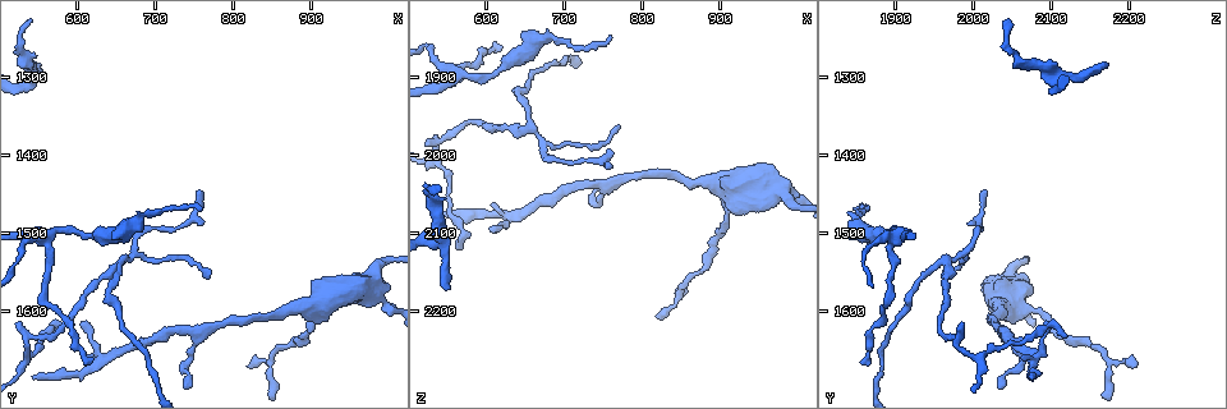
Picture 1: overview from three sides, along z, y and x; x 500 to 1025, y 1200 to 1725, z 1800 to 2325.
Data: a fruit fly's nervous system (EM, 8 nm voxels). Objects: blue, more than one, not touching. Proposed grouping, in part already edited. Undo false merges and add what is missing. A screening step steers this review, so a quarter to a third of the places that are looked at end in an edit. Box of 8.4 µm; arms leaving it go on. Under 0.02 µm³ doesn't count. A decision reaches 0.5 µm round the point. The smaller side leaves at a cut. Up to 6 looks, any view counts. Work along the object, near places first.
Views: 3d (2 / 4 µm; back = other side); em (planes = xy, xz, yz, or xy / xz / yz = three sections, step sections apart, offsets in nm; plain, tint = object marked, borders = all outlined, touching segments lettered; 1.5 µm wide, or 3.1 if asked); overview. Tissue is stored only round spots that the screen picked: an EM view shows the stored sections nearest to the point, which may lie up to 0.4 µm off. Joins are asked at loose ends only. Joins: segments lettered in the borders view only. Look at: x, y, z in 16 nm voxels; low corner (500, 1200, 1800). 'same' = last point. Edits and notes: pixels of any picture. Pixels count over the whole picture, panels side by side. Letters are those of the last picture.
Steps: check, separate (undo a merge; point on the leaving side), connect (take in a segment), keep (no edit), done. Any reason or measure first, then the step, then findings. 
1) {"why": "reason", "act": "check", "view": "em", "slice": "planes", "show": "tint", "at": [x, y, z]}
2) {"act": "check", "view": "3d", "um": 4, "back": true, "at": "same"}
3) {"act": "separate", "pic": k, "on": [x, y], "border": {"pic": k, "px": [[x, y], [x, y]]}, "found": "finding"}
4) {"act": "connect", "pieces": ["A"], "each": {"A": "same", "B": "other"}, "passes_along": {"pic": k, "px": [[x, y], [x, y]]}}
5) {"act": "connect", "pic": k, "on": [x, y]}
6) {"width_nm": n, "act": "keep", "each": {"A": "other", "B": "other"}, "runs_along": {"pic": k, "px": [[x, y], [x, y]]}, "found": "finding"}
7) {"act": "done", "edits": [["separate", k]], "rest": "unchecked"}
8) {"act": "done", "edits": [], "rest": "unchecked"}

{"why": "tapers out", "act": "check", "view": "3d", "um": 4, "back": true, "at": [825, 1670, 2210]}

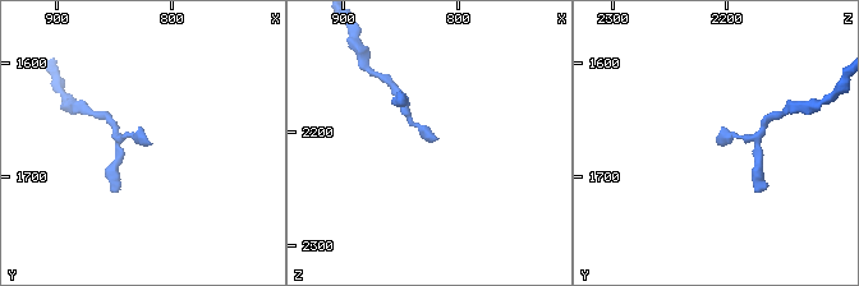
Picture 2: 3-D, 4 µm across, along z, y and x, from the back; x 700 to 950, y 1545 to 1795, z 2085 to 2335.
{"why": "need the tissue", "act": "check", "view": "em", "slice": "xz", "step": 4, "show": "borders", "at": [820, 1670, 2210]}

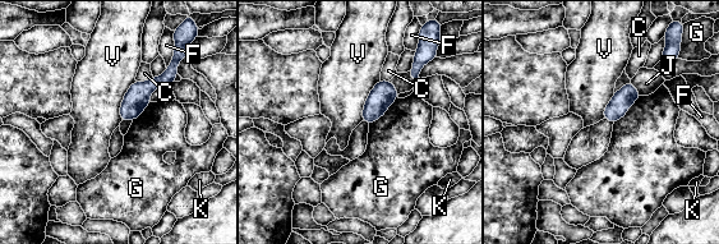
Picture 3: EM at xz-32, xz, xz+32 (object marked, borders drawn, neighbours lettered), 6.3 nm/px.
{"longest_contact_nm": ["V", 280], "act": "keep", "each": {"C": "other", "F": "other", "G": "other", "J": "other", "K": "other", "V": "other"}, "runs_along": {"pic": 3, "px": [[171, 74], [155, 82], [123, 116]]}, "found": "no lettered segment goes on from it"}

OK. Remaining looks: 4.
{"act": "check", "view": "em", "slice": "xy", "step": 8, "show": "borders", "at": [545, 1685, 2080]}

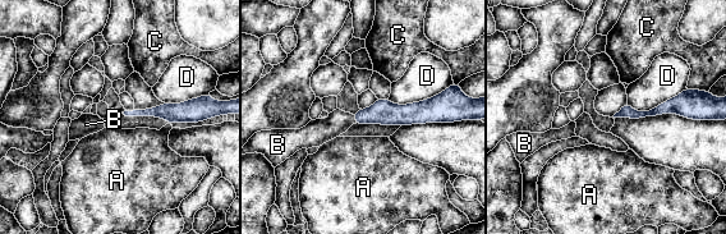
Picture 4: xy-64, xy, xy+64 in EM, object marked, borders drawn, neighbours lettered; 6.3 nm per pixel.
{"act": "check", "view": "em", "slice": "planes", "show": "borders", "at": "same"}

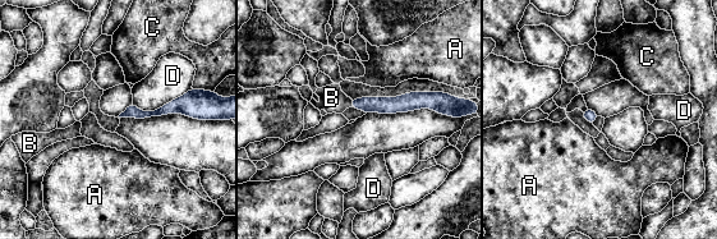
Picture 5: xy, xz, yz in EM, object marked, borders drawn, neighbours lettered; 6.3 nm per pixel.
{"act": "connect", "pieces": ["B"], "each": {"A": "other", "B": "same", "C": "other", "D": "other"}, "found": "the neuron continues"}

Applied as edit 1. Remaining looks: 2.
{"act": "done", "edits": [["connect", 5]], "rest": "unchecked"}

